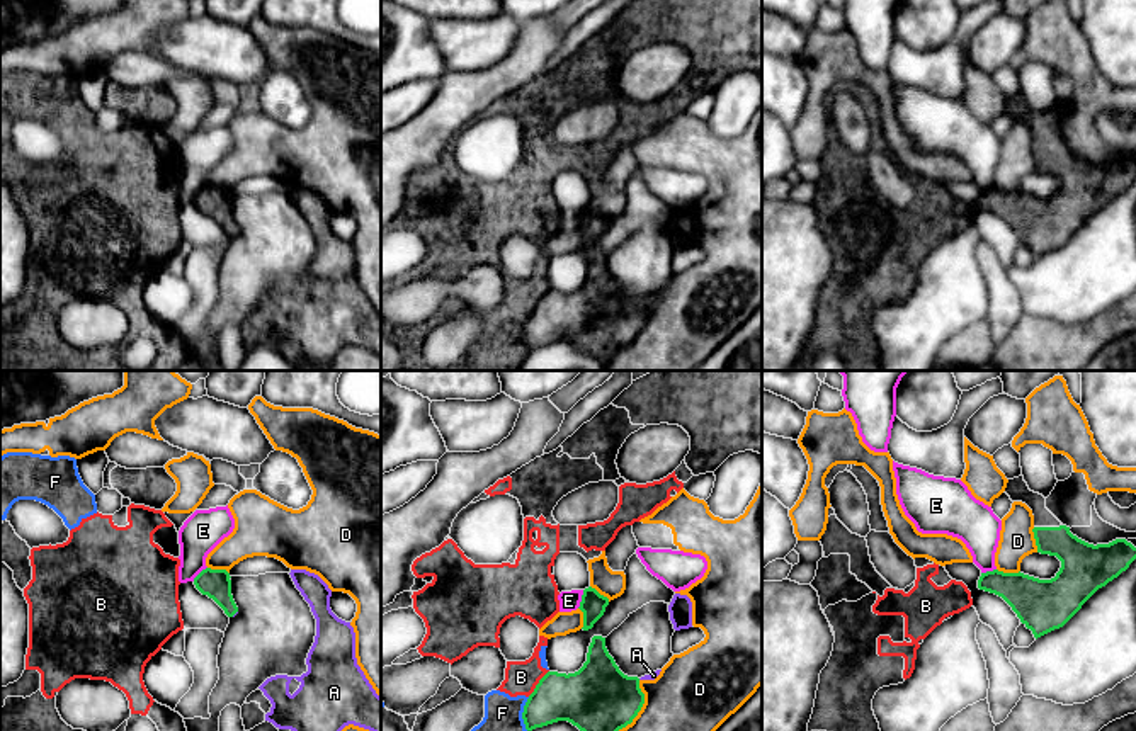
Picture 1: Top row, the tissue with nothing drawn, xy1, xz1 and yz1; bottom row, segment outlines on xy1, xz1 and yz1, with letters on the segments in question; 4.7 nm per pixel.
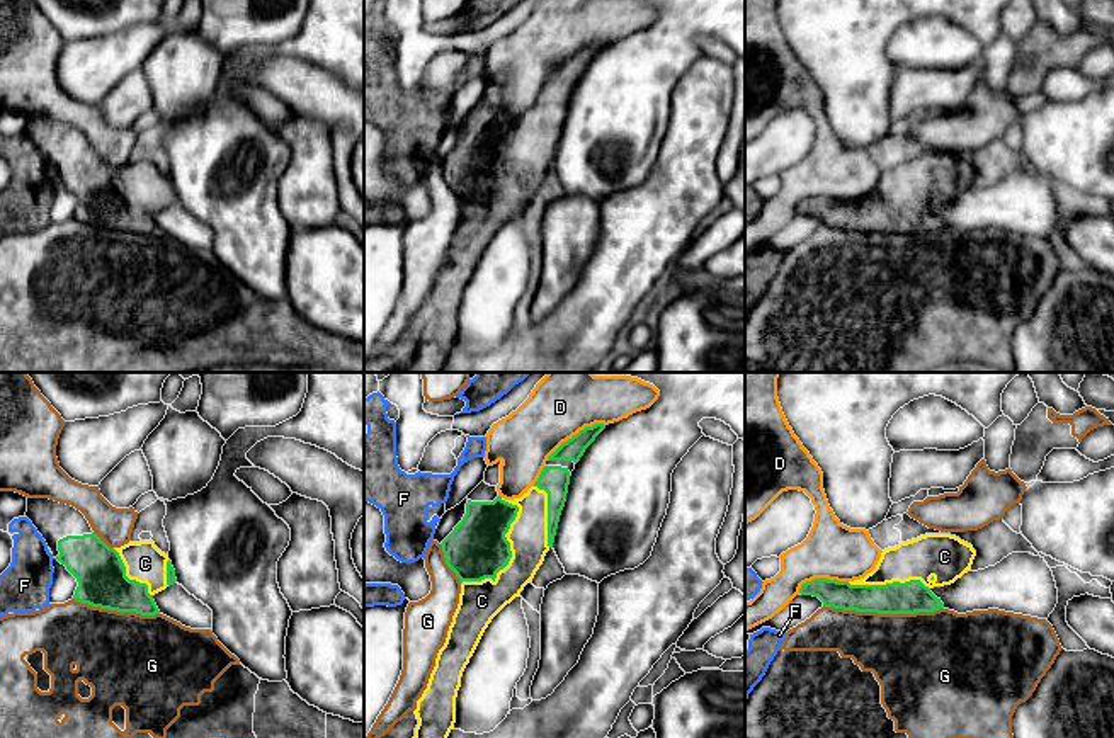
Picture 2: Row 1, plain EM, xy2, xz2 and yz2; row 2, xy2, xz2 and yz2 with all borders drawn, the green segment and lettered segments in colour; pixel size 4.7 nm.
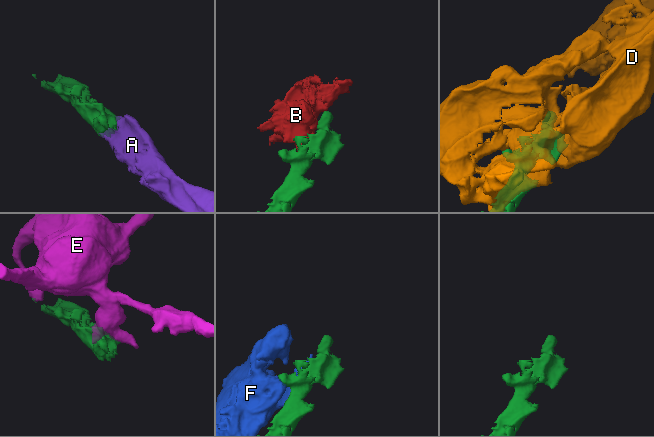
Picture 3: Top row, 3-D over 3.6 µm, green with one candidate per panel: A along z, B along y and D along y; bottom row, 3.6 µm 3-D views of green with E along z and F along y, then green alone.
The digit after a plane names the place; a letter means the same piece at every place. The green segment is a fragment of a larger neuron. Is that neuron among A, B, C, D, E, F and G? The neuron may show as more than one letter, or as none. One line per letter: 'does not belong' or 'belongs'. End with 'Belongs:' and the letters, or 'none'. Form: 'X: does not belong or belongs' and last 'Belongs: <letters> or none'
A: belongs
B: does not belong
C: belongs
D: does not belong
E: does not belong
F: does not belong
G: does not belong
Belongs: A, C

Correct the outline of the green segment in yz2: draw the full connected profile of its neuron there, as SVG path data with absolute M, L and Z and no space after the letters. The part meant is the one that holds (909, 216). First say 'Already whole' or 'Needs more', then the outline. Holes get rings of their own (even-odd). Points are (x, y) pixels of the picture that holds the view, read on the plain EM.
Needs more. M925 153L917 158L900 162L881 172L876 187L861 199L837 201L815 197L801 204L801 214L818 216L825 226L878 231L878 233L915 233L944 228L941 218L930 209L954 202L971 189L976 170L971 163L951 153Z

